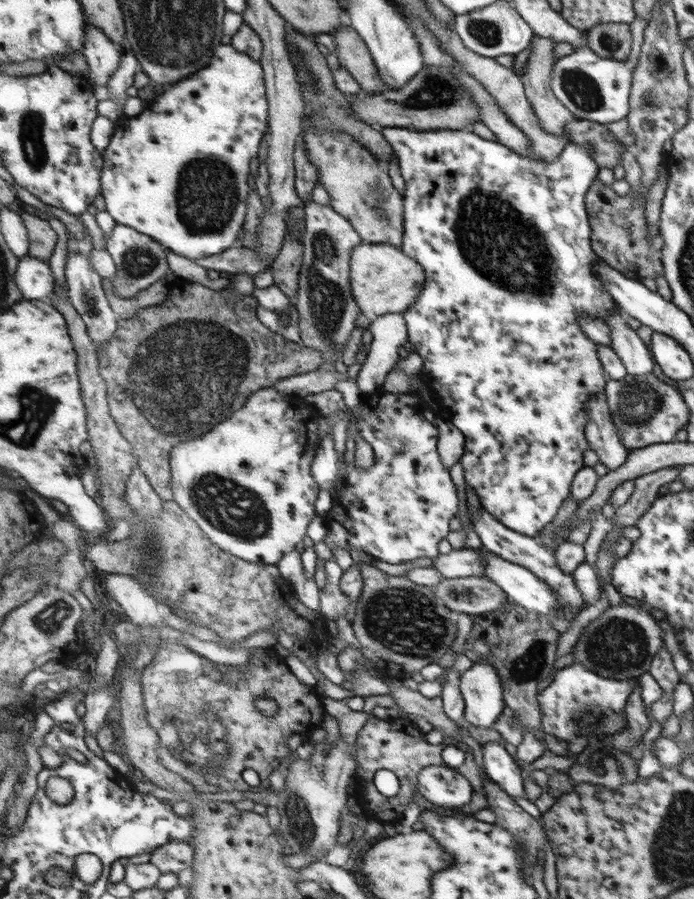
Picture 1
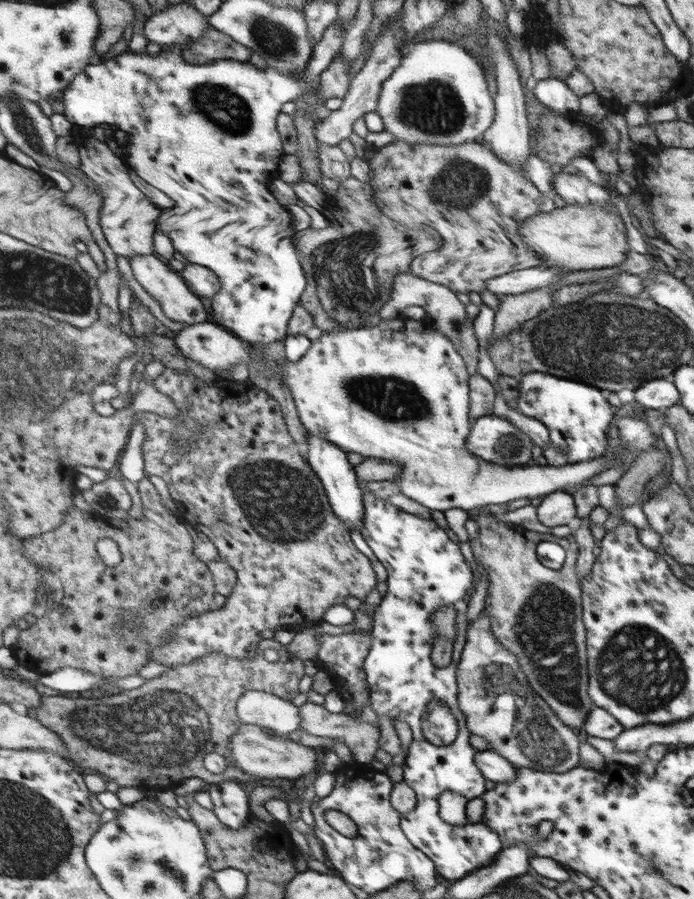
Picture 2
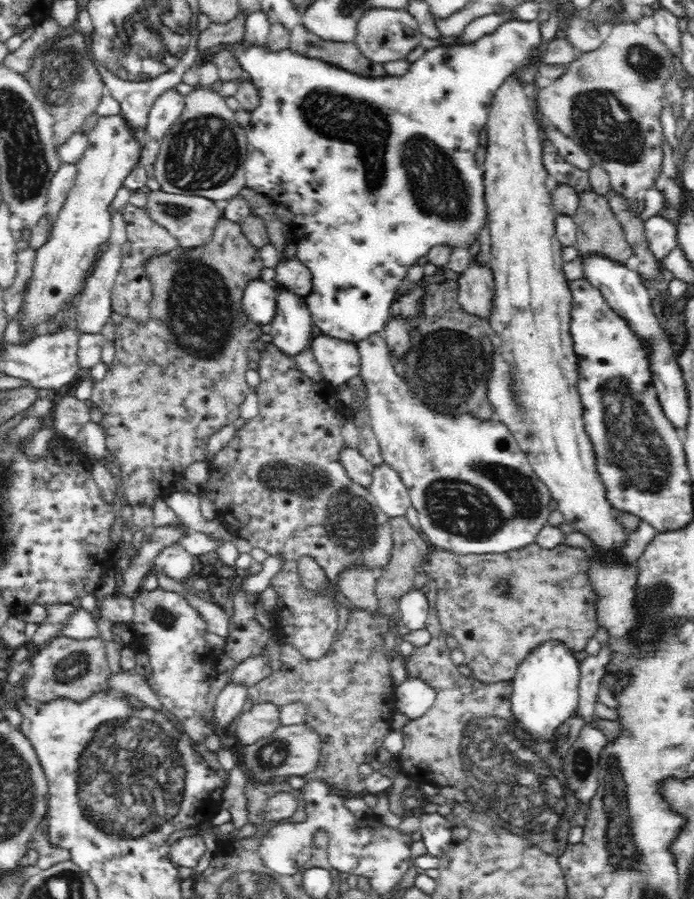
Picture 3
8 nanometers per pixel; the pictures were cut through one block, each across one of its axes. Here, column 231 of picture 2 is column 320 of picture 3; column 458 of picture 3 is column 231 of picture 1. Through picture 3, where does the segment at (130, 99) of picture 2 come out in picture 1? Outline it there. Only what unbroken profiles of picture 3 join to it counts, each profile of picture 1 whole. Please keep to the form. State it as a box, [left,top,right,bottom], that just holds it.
[103,44,271,260]

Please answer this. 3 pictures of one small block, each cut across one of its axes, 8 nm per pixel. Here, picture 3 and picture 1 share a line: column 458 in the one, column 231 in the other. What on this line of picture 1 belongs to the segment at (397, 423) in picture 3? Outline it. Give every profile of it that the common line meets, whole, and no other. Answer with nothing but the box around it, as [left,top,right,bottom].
[171,387,325,565]

